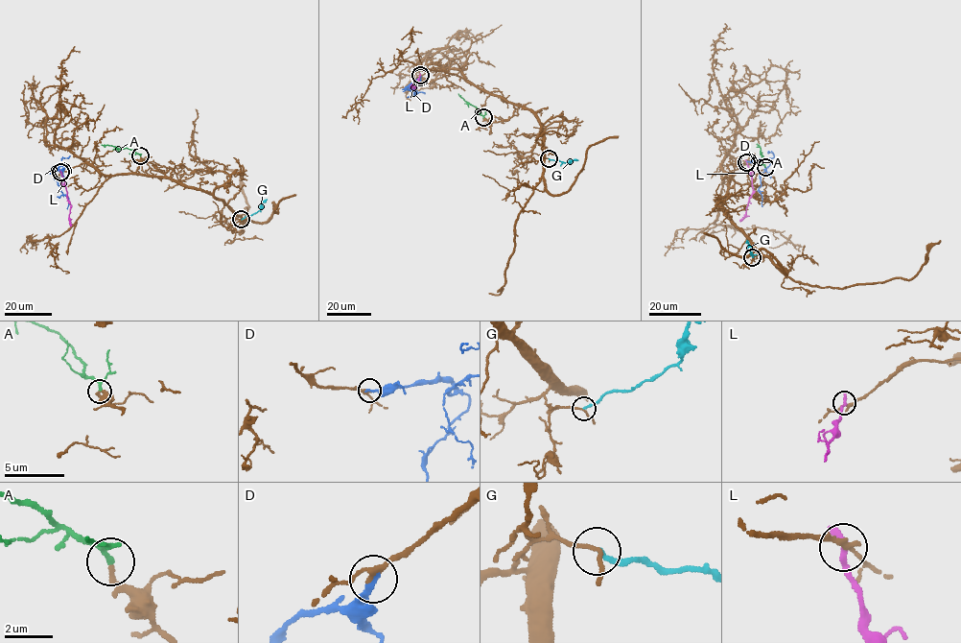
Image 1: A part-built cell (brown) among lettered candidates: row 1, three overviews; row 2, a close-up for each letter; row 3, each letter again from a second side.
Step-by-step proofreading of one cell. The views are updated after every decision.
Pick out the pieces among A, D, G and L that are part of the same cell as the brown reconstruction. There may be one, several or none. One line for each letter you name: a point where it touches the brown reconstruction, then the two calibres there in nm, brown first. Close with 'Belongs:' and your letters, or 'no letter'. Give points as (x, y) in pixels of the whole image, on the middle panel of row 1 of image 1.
A: Touches brown at (483, 117). Thickness 140 nm (brown) against 160 nm
D: Touches brown at (420, 77). Thickness 190 nm (brown) against 280 nm
Belongs: A, D

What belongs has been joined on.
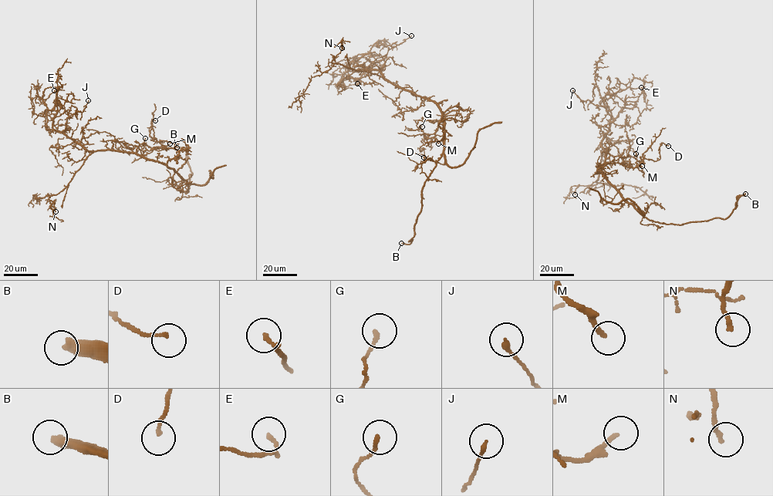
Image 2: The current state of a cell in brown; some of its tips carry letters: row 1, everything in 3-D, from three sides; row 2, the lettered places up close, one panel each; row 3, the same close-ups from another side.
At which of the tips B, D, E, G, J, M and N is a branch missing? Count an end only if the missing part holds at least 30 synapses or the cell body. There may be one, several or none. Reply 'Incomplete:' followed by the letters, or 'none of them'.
Incomplete: B, N

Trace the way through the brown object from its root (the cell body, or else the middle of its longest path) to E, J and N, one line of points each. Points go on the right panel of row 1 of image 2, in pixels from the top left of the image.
E: (605, 163), (607, 150), (601, 143), (614, 119), (603, 101), (636, 78), (643, 82), (644, 99), (641, 87)
J: (605, 163), (607, 150), (601, 143), (610, 125), (610, 115), (604, 107), (589, 99), (582, 102), (572, 90)
N: (605, 163), (607, 153), (605, 149), (601, 156), (598, 182), (579, 185), (575, 189), (575, 194)

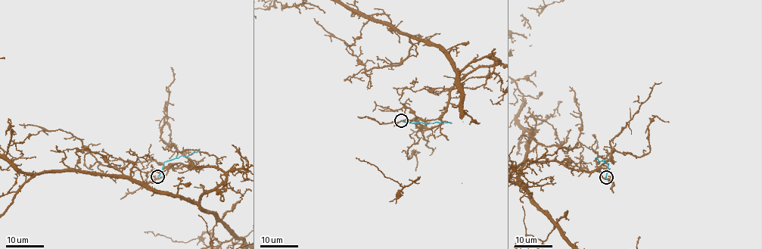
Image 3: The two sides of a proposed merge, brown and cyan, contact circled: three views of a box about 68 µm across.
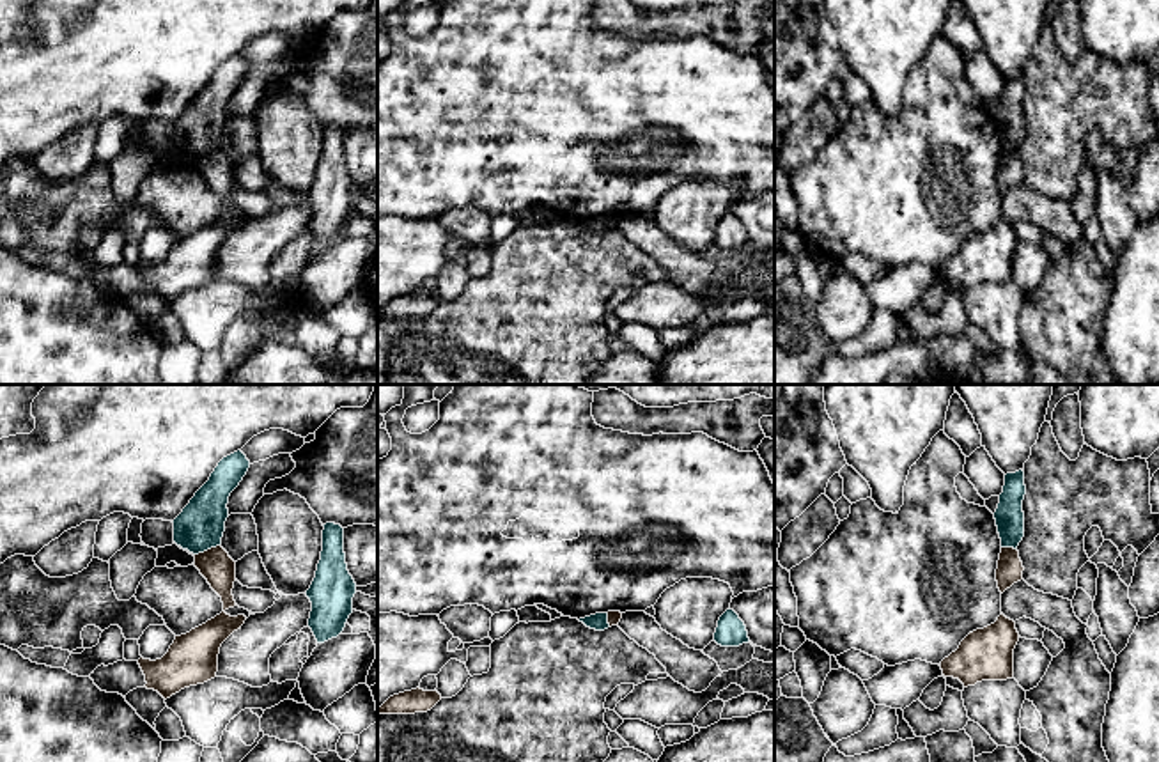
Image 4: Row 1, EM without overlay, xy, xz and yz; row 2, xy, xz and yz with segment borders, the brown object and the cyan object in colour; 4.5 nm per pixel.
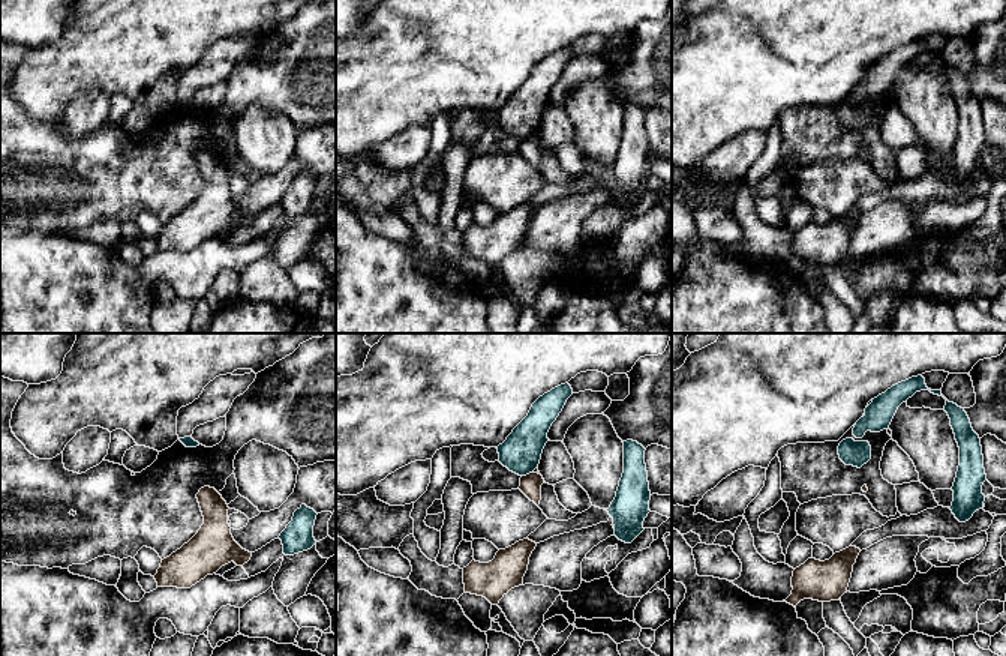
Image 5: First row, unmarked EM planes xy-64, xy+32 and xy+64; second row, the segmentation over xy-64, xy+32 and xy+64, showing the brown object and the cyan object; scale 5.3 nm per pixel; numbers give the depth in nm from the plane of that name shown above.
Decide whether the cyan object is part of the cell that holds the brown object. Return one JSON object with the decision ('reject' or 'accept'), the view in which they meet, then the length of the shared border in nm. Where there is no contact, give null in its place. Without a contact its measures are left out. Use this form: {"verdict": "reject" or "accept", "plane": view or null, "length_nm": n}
{"verdict": "reject", "plane": "xy", "length_nm": 120}

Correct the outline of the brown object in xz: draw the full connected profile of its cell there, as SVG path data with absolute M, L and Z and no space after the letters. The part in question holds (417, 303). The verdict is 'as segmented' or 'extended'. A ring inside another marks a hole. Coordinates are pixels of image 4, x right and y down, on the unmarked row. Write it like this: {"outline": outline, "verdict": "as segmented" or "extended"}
{"outline": "M416 291L416 292L390 299L381 310L377 310L377 317L427 315L439 303L441 303L441 298L438 294L424 294Z", "verdict": "as segmented"}

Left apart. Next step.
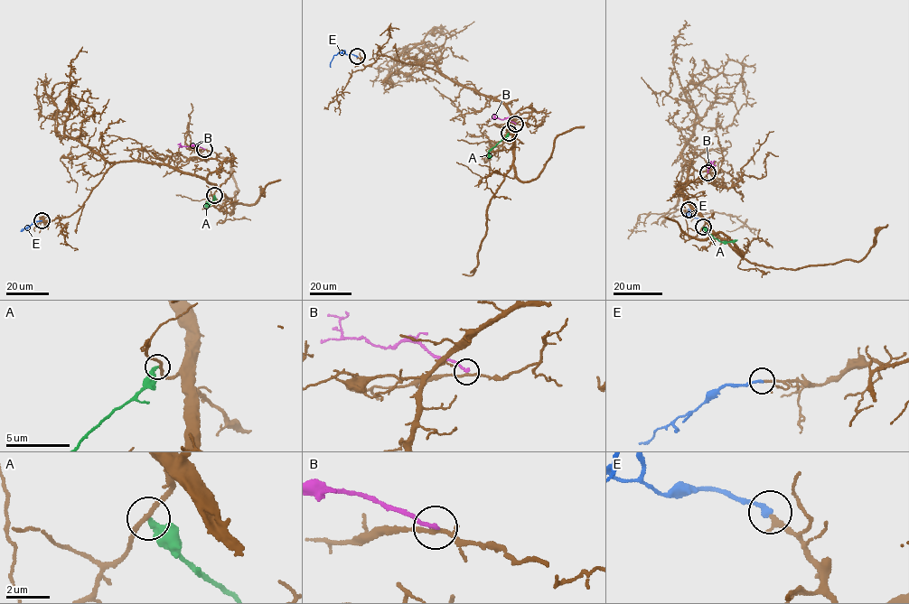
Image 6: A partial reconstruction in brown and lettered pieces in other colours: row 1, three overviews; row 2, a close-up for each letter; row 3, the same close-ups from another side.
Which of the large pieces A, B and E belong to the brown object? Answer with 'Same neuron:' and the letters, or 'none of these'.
Same neuron: E

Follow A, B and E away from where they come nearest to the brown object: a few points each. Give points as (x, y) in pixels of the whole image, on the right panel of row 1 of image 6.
A: (702, 227), (723, 242), (737, 239)
B: (707, 172), (708, 166), (713, 164), (711, 161)
E: (688, 209), (696, 218), (709, 218)

